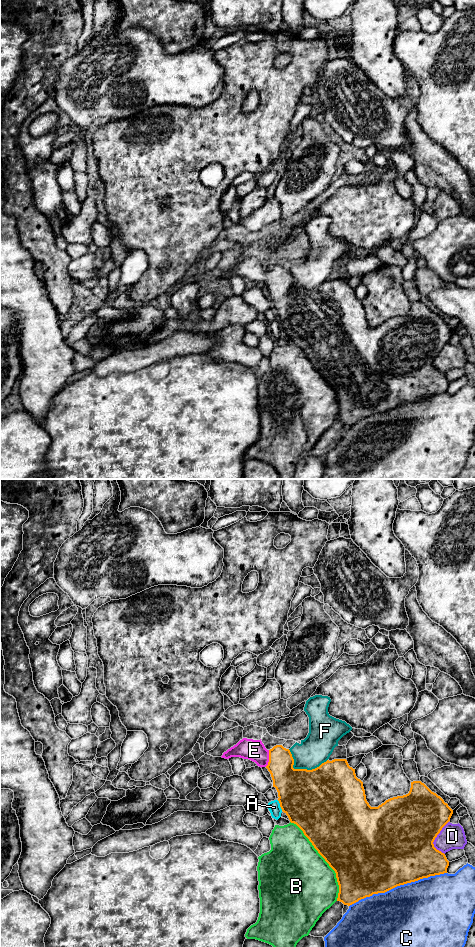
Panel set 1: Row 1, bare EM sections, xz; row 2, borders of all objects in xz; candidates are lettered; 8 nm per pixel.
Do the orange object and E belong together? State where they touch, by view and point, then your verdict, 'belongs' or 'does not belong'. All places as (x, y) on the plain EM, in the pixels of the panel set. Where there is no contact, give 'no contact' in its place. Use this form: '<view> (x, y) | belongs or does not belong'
xz (269, 278) | belongs

